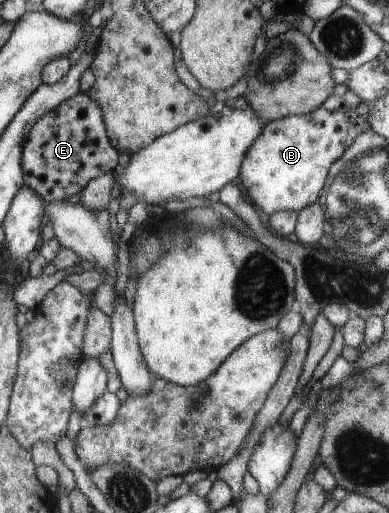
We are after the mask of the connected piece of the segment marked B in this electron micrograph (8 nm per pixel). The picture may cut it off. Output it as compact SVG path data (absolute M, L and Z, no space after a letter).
M348 89L342 96L332 94L309 113L264 123L262 132L247 148L247 152L243 154L243 162L239 166L238 176L242 181L242 188L248 192L248 198L252 200L252 204L265 214L271 215L276 211L297 213L313 203L326 184L328 169L343 156L343 152L351 142L363 130L369 128L370 120L367 116L370 113L370 104L371 102L363 101L355 92Z

